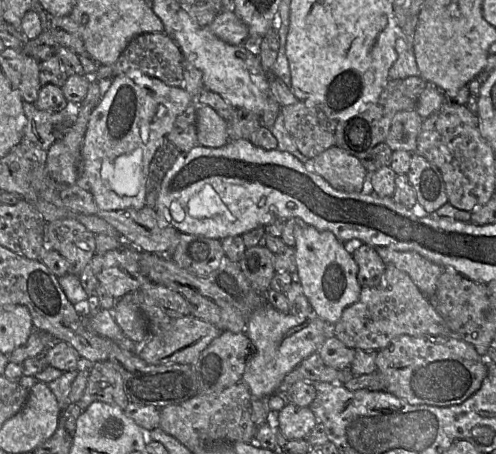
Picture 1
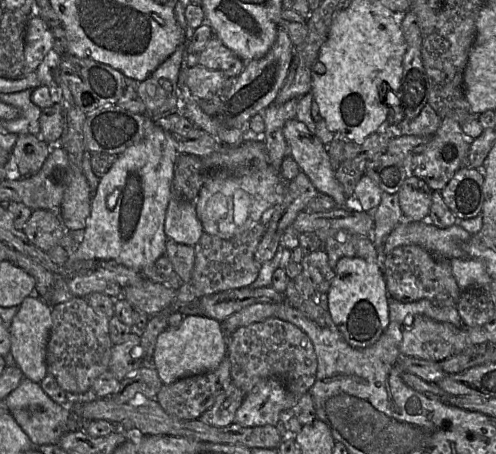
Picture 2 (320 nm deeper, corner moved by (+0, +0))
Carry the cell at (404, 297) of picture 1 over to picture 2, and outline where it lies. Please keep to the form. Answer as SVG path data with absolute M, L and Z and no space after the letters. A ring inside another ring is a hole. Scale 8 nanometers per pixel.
M416 315L410 326L402 326L399 351L402 356L439 362L461 353L469 346L464 326L456 327Z

